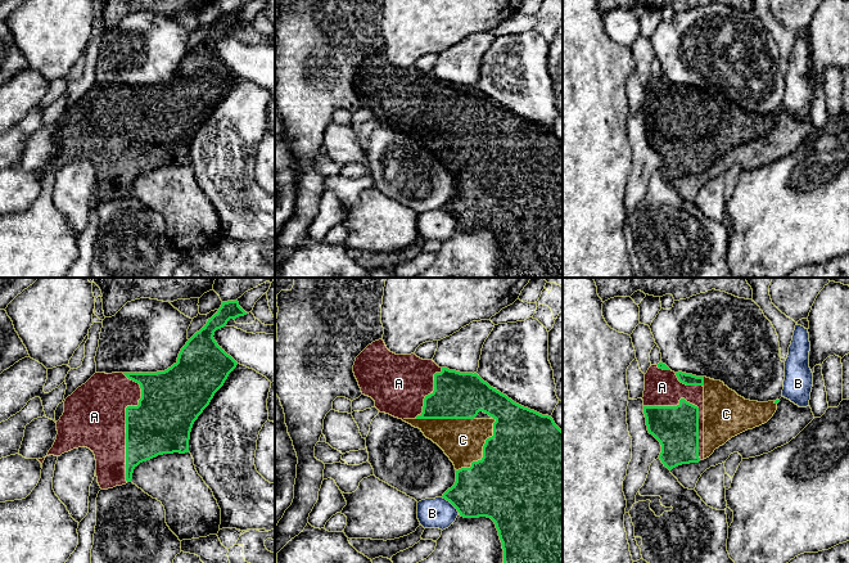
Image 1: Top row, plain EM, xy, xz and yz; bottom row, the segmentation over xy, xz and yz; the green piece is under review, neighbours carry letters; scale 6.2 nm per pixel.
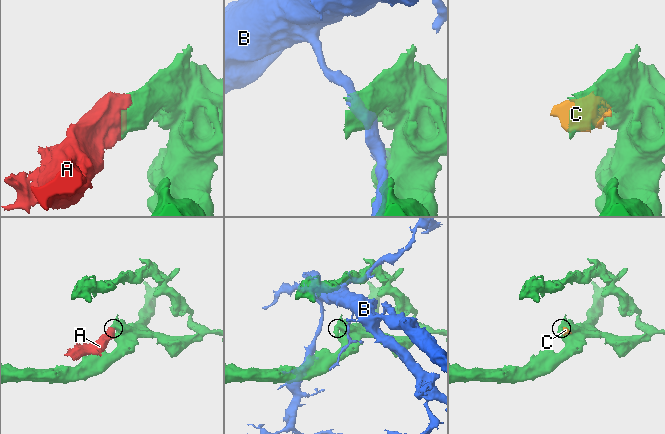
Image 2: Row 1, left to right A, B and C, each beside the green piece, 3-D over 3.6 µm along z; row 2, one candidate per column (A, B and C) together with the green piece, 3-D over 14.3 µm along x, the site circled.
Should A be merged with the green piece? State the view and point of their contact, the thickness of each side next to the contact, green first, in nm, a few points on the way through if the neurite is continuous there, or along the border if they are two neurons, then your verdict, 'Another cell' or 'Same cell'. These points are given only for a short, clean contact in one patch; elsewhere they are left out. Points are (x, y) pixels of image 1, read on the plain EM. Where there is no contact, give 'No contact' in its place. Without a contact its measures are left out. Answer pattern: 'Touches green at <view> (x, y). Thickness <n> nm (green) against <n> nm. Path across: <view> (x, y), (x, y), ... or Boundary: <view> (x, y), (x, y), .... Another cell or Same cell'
Touches green at xy (126, 133). Thickness 380 nm (green) against 380 nm. Another cell

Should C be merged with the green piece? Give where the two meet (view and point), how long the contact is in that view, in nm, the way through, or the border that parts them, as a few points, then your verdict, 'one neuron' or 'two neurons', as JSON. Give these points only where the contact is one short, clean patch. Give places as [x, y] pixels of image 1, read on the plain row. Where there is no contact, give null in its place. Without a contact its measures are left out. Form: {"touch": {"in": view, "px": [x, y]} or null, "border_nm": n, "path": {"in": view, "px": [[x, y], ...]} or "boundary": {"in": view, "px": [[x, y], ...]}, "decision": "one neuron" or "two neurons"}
{"touch": {"in": "xz", "px": [483, 162]}, "border_nm": 420, "decision": "two neurons"}

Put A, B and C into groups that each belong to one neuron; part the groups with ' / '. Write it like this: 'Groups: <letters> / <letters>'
Groups: A C / B

